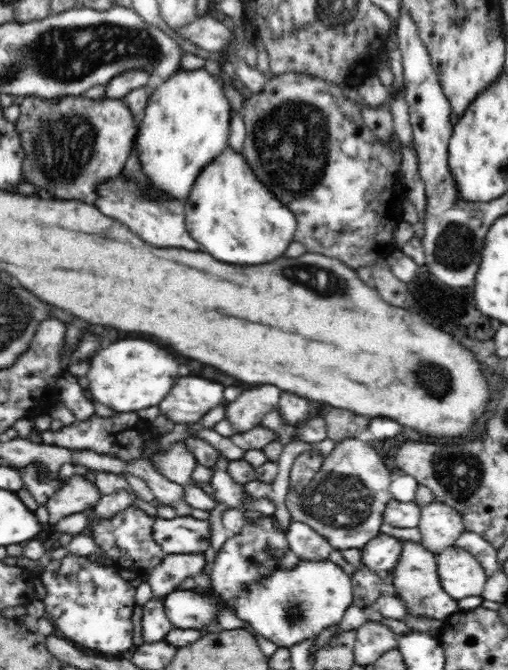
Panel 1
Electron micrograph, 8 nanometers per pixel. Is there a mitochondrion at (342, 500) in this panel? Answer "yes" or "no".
yes

